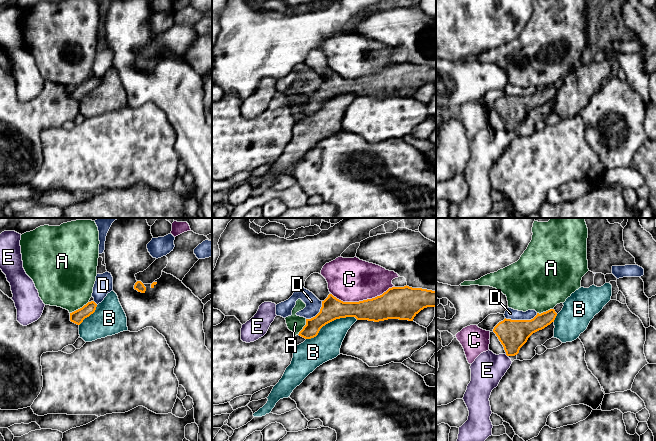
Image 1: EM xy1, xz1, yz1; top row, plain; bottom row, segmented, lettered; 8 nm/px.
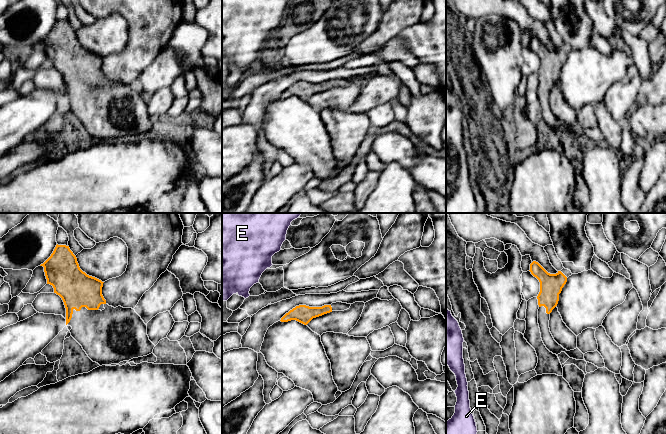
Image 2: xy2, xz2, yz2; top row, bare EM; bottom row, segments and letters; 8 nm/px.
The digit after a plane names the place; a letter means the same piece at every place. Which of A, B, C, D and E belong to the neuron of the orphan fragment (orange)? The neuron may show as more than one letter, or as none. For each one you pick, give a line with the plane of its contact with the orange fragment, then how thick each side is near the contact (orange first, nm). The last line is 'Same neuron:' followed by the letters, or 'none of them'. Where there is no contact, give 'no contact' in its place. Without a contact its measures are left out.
Same neuron: none of them

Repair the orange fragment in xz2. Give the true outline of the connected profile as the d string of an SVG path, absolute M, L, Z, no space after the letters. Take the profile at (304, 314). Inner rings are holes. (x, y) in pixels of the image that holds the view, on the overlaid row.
M336 302L331 305L324 305L322 307L309 307L306 305L299 305L286 313L281 322L288 322L296 320L304 325L307 325L313 318L322 316L332 311L344 311L349 309L351 304Z

